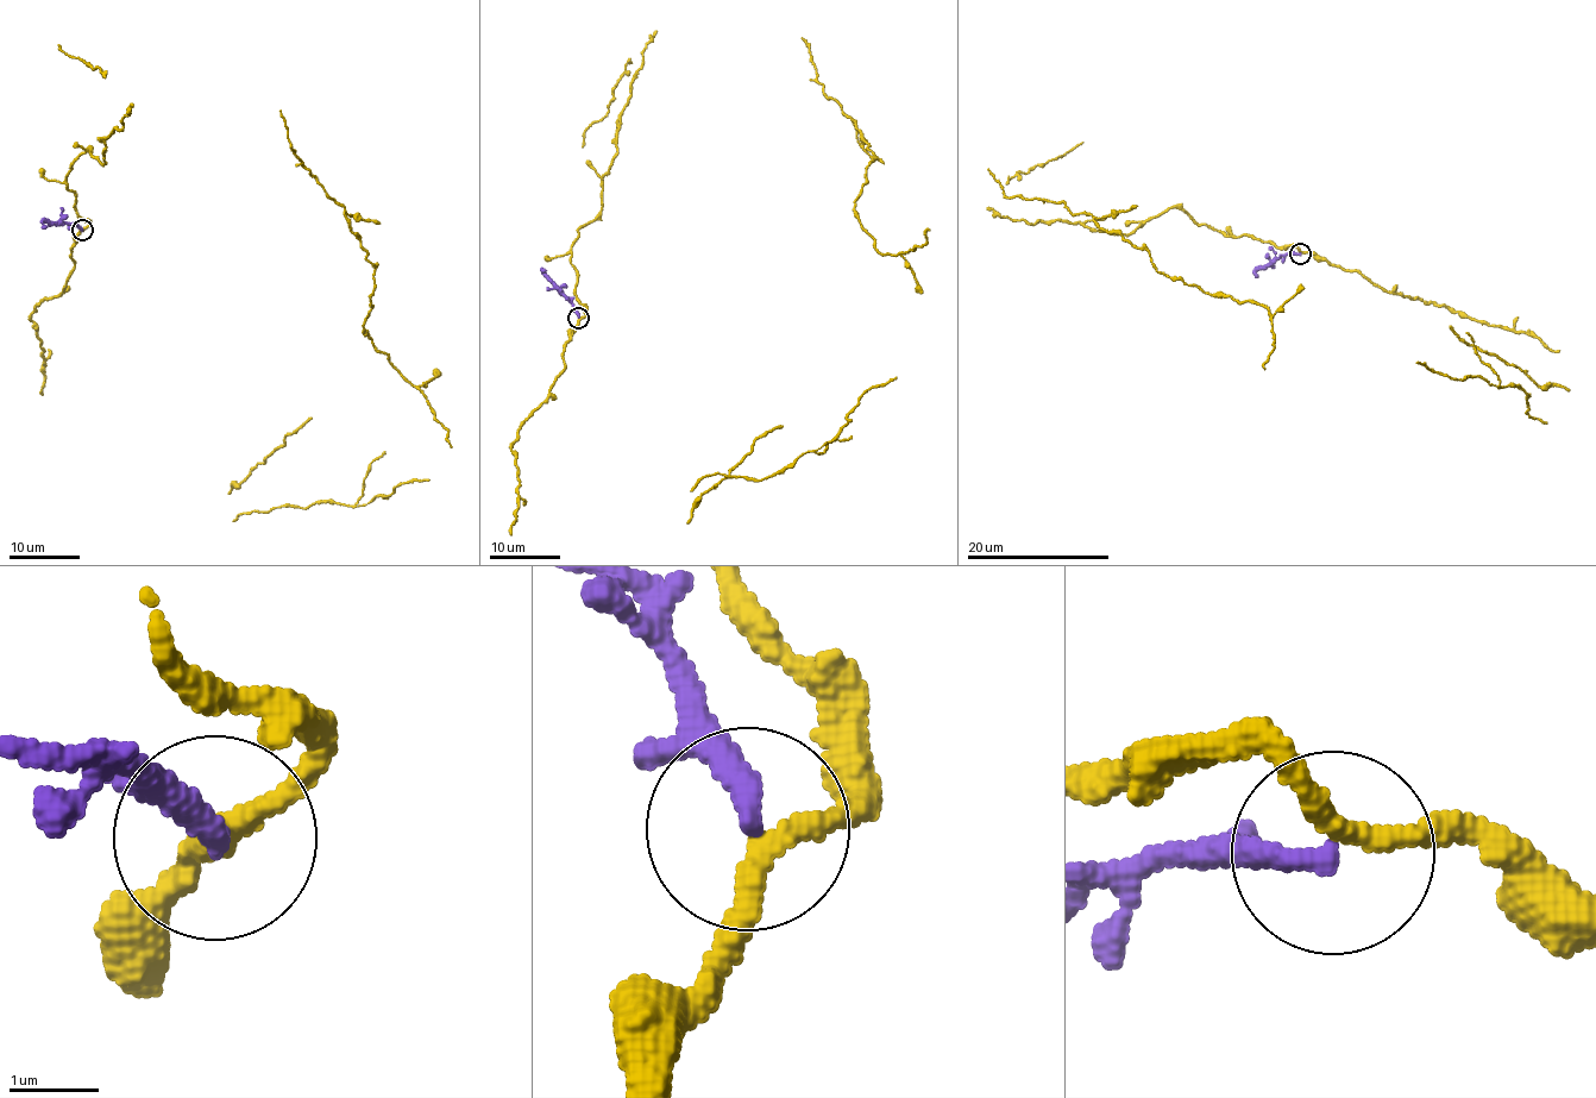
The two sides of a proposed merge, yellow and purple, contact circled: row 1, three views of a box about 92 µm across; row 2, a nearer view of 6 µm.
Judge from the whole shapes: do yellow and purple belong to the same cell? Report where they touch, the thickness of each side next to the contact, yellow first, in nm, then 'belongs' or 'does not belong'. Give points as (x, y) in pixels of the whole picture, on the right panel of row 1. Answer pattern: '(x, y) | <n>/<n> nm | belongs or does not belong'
(1300, 253) | 240/280 nm | does not belong

